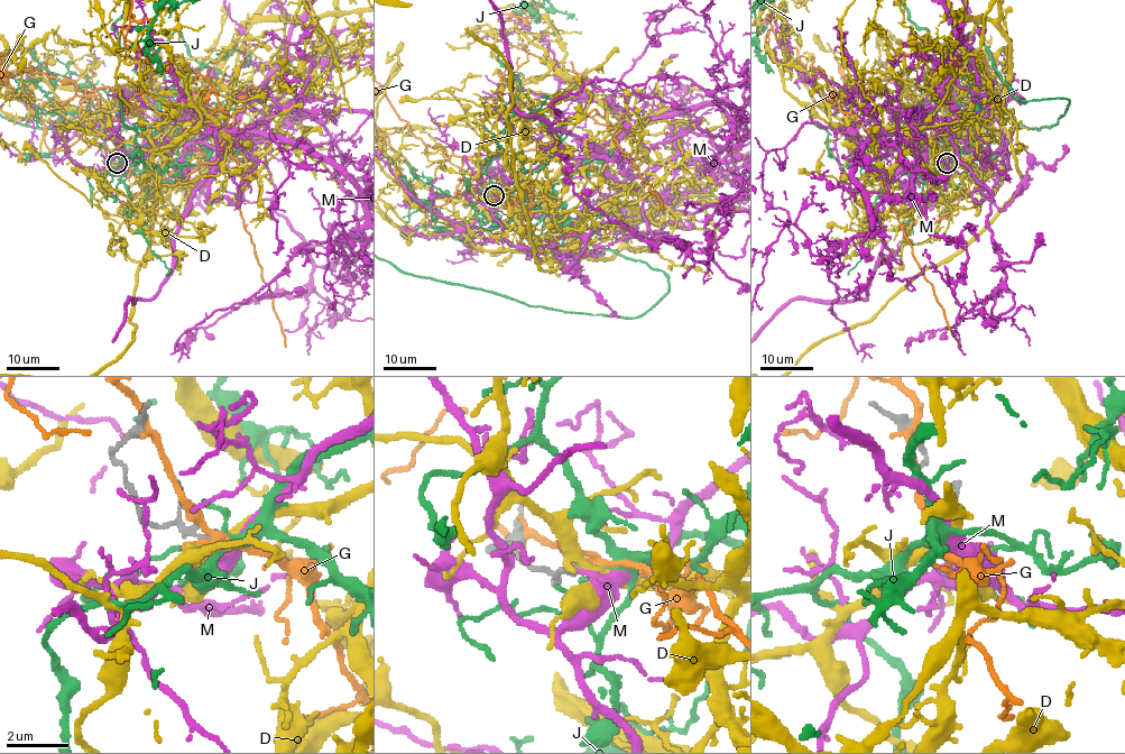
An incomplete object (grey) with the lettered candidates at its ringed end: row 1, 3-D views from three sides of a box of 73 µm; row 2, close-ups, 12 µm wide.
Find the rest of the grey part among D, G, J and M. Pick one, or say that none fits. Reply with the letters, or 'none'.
J

